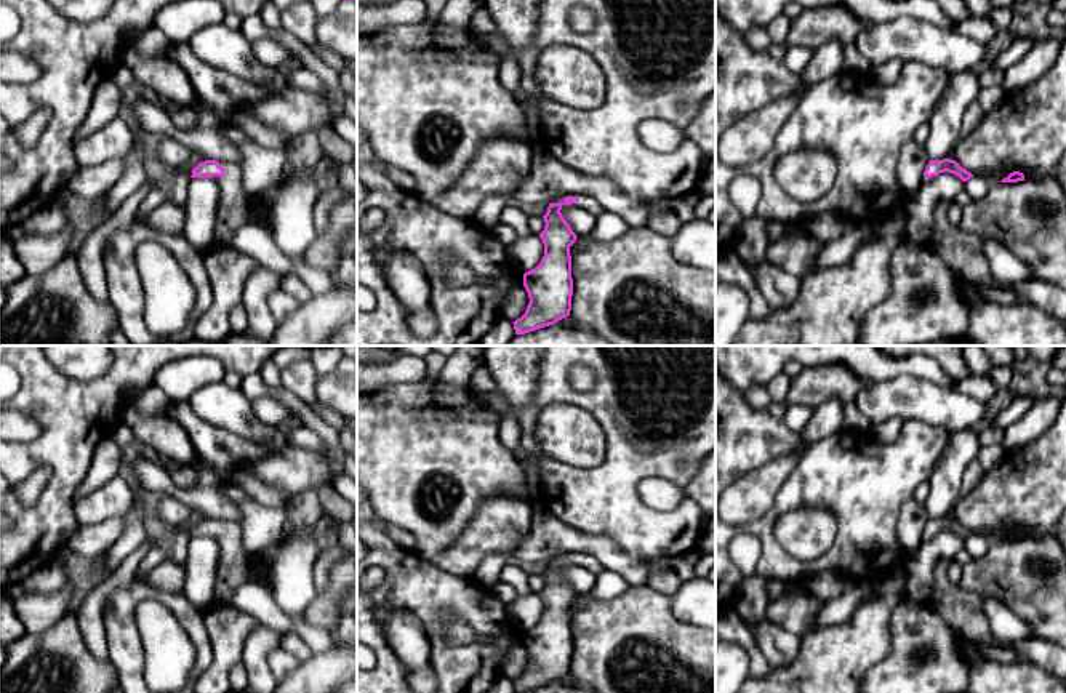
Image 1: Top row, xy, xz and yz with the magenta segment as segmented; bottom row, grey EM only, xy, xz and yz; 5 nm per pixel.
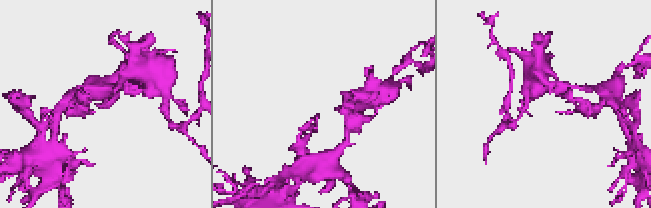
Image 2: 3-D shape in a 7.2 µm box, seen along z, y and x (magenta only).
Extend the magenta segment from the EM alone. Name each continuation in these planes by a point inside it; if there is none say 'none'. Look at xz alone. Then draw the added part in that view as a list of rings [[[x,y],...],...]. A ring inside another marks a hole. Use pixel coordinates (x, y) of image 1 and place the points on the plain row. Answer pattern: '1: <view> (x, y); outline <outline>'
1: xz (589, 562); outline [[[573,552],[570,555],[576,559],[570,565],[583,567],[583,568],[589,570],[595,576],[603,570],[600,562],[594,555],[583,554],[583,552]]]

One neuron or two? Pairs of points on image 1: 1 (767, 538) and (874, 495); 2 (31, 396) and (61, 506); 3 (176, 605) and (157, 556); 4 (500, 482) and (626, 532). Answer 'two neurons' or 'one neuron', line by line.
1: one neuron
2: one neuron
3: two neurons
4: two neurons

